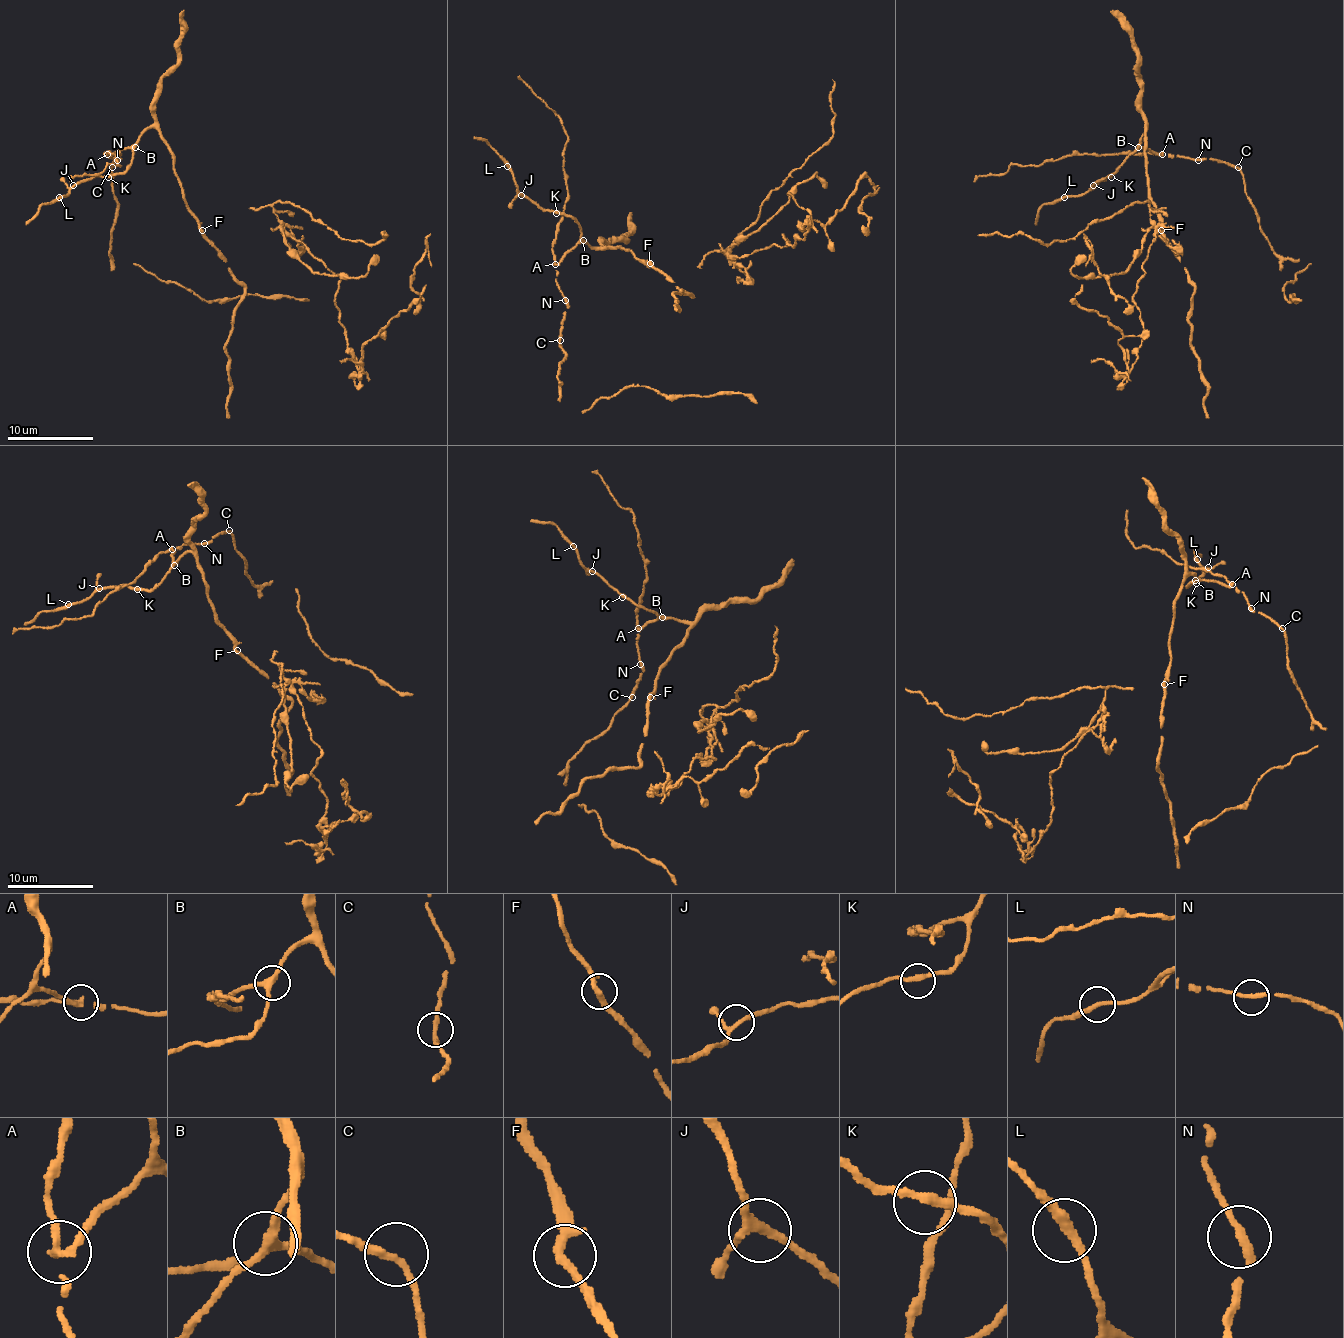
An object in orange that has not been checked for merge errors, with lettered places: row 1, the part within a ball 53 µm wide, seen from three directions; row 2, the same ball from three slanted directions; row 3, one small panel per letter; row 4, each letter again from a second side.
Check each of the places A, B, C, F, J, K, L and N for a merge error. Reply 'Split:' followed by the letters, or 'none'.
Split: A

